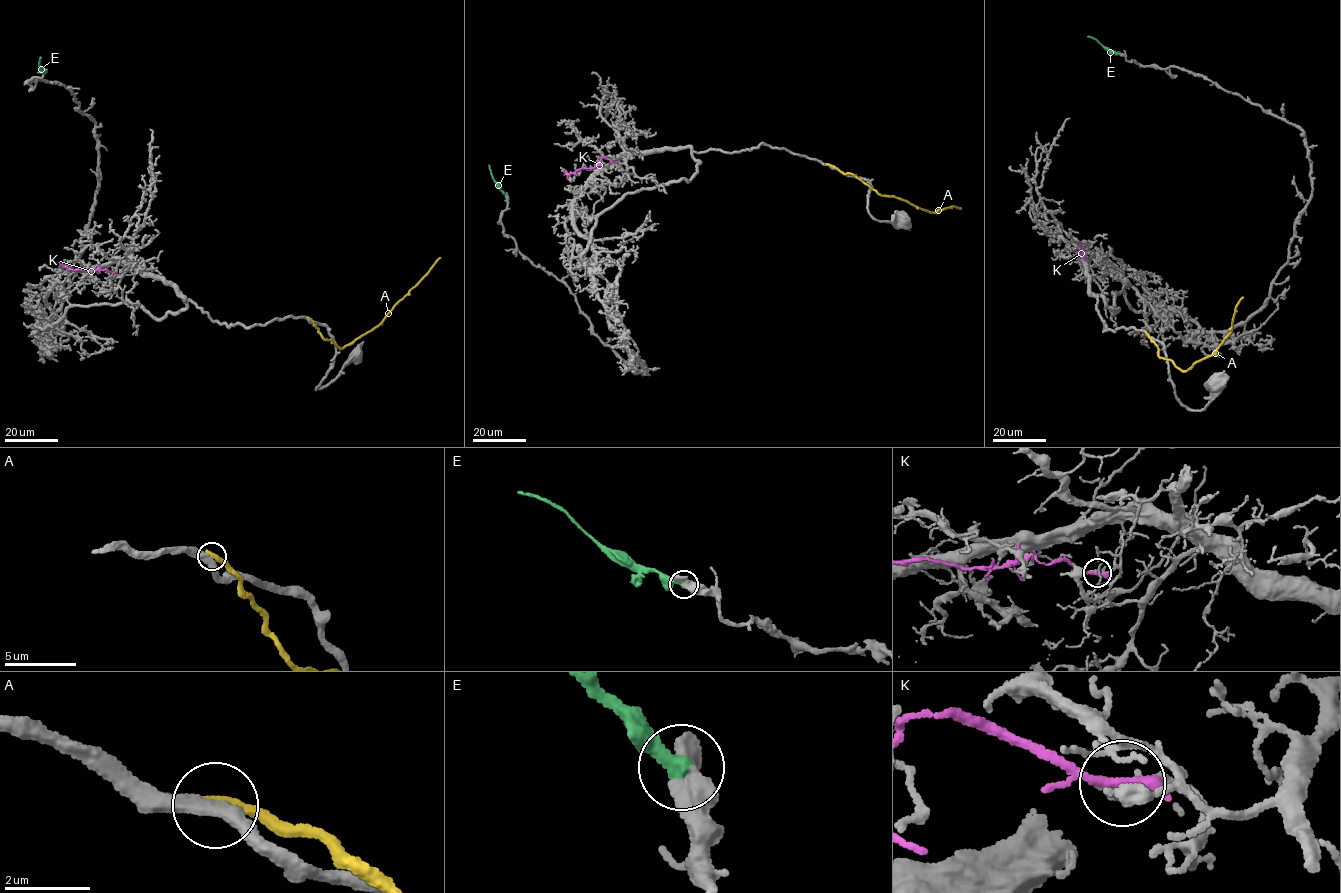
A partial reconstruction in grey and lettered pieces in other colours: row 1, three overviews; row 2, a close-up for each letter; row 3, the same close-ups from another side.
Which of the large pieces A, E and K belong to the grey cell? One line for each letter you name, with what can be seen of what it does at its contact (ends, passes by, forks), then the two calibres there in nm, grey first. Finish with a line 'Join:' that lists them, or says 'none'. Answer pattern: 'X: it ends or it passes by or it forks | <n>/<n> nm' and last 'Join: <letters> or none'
E: it ends | 650/360 nm
Join: E

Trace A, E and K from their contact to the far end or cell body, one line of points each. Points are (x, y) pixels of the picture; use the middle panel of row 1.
A: (827, 164), (843, 173), (850, 173), (883, 195), (894, 196), (930, 212), (955, 206), (960, 209)
E: (506, 195), (494, 179), (489, 164)
K: (615, 162), (602, 157), (593, 168), (581, 168), (567, 174), (566, 170)

